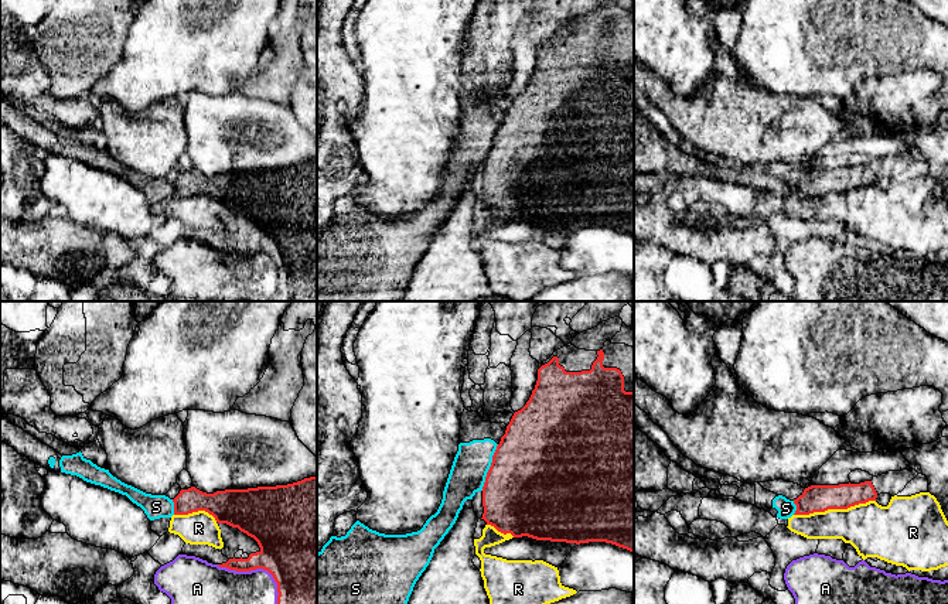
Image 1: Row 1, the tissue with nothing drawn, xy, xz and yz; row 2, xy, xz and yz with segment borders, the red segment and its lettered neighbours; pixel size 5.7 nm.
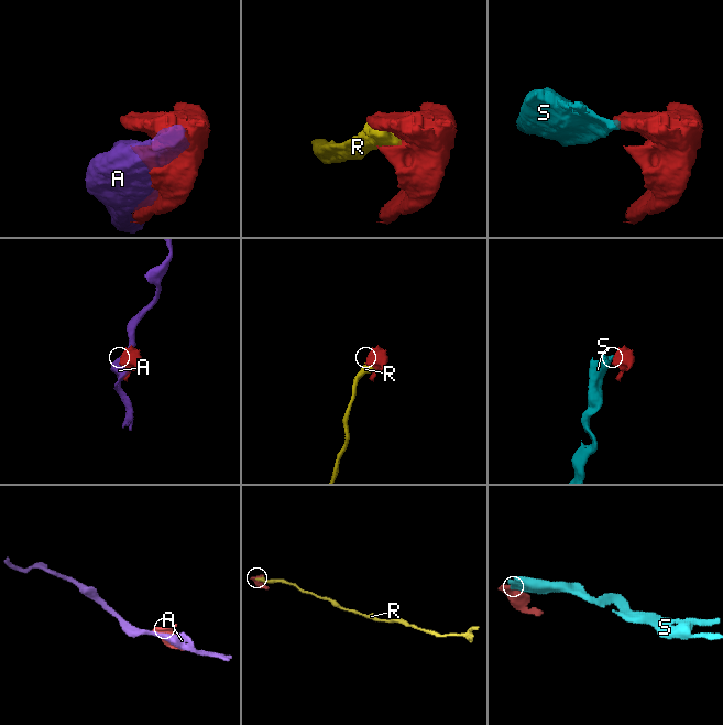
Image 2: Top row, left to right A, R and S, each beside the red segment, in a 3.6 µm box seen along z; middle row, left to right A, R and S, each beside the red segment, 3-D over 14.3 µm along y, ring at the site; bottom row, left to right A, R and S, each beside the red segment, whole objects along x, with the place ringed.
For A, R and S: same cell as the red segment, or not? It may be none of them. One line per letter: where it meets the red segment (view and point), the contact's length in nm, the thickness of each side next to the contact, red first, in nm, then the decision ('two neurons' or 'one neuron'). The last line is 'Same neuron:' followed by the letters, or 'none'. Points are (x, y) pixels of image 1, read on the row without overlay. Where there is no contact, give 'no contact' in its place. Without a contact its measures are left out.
A: contact xy (261, 251); length 420 nm; calibres 440 and 300 nm; two neurons
R: contact yz (834, 191); length 480 nm; calibres 160 and 300 nm; two neurons
S: contact xz (490, 150); length 280 nm; calibres 500 and 200 nm; two neurons
Same neuron: none

